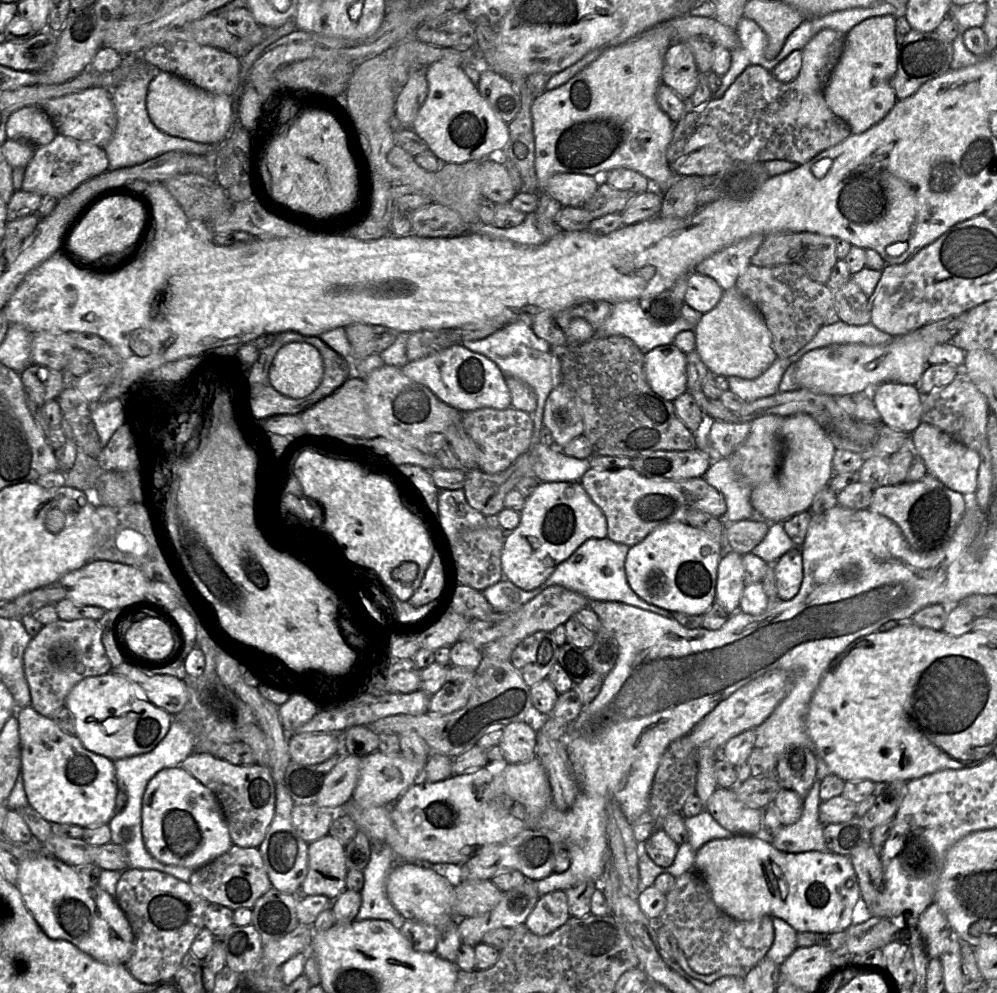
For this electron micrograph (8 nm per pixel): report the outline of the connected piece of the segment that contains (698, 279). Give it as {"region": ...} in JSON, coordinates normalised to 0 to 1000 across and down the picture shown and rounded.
{"region":[[[696,272],[689,281],[687,305],[706,317],[720,307],[725,294],[720,283]]]}

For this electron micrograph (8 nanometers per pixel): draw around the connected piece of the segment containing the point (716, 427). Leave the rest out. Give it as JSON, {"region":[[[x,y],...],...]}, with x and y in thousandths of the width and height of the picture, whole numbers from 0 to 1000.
{"region":[[[718,423],[711,428],[711,444],[717,455],[724,461],[730,461],[753,434],[753,425],[741,426]]]}

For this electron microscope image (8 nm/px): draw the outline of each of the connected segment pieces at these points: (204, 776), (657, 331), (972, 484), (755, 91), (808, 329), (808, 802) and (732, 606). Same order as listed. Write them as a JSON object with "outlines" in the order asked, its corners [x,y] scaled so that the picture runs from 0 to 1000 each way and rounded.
{"outlines":[[[[193,757],[181,771],[214,798],[222,812],[233,850],[259,854],[276,821],[277,790],[270,774],[260,769],[235,770],[203,757]]],[[[625,302],[614,307],[611,319],[599,333],[602,338],[627,338],[649,356],[656,350],[673,346],[684,333],[697,328],[682,317],[670,327],[656,327],[646,317],[640,302]]],[[[929,425],[914,436],[914,450],[925,461],[932,477],[952,492],[964,497],[978,497],[983,460],[979,453],[961,445],[952,437]]],[[[835,29],[821,31],[804,49],[804,65],[797,80],[783,83],[761,65],[750,66],[732,86],[723,99],[713,99],[702,109],[690,112],[676,125],[674,140],[669,148],[671,164],[683,157],[709,147],[722,148],[736,161],[788,161],[805,165],[822,153],[848,141],[854,130],[849,122],[837,115],[827,101],[827,89],[843,58],[848,34]]],[[[801,266],[773,270],[751,267],[740,280],[738,290],[750,300],[765,318],[774,338],[779,360],[790,361],[812,344],[826,327],[827,316],[837,309],[837,295],[829,286],[812,280]]],[[[817,787],[806,804],[805,816],[801,826],[793,831],[784,831],[773,845],[773,851],[788,859],[809,857],[828,858],[825,834],[820,828],[822,788]]],[[[728,554],[720,569],[717,606],[735,618],[741,613],[746,592],[744,559]]]]}

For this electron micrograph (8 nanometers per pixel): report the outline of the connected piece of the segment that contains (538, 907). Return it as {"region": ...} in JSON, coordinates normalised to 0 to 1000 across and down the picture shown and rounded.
{"region":[[[557,896],[541,903],[526,931],[538,942],[549,942],[563,934],[573,923],[569,901]]]}

